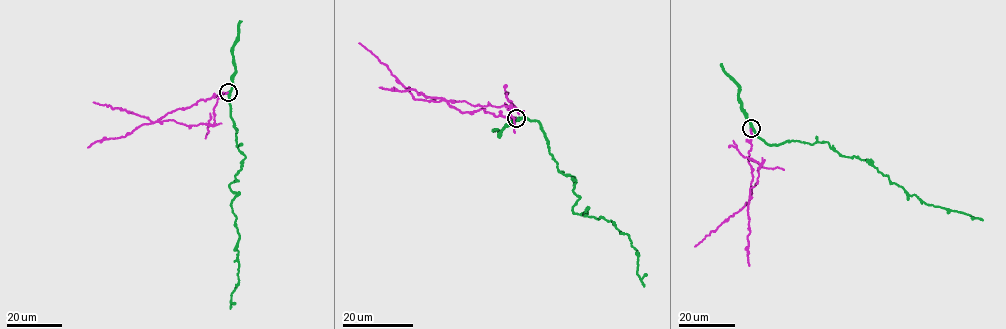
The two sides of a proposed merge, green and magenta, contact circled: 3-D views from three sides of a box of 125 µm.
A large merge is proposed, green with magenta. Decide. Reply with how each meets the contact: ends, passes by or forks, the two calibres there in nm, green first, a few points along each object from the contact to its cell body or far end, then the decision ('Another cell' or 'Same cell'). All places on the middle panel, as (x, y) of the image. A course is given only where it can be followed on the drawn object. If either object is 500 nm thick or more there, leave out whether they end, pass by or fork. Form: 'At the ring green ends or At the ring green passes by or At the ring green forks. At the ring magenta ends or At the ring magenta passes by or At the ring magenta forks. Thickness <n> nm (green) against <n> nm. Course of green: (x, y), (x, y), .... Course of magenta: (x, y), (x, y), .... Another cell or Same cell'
Thickness 550 nm (green) against 280 nm. Course of green: (516, 118), (538, 122), (559, 172), (574, 177), (579, 199), (573, 212), (613, 222), (629, 236), (644, 286). Course of magenta: (515, 117), (494, 115), (482, 108), (459, 111), (449, 101), (514, 108), (505, 95), (505, 84). Another cell

